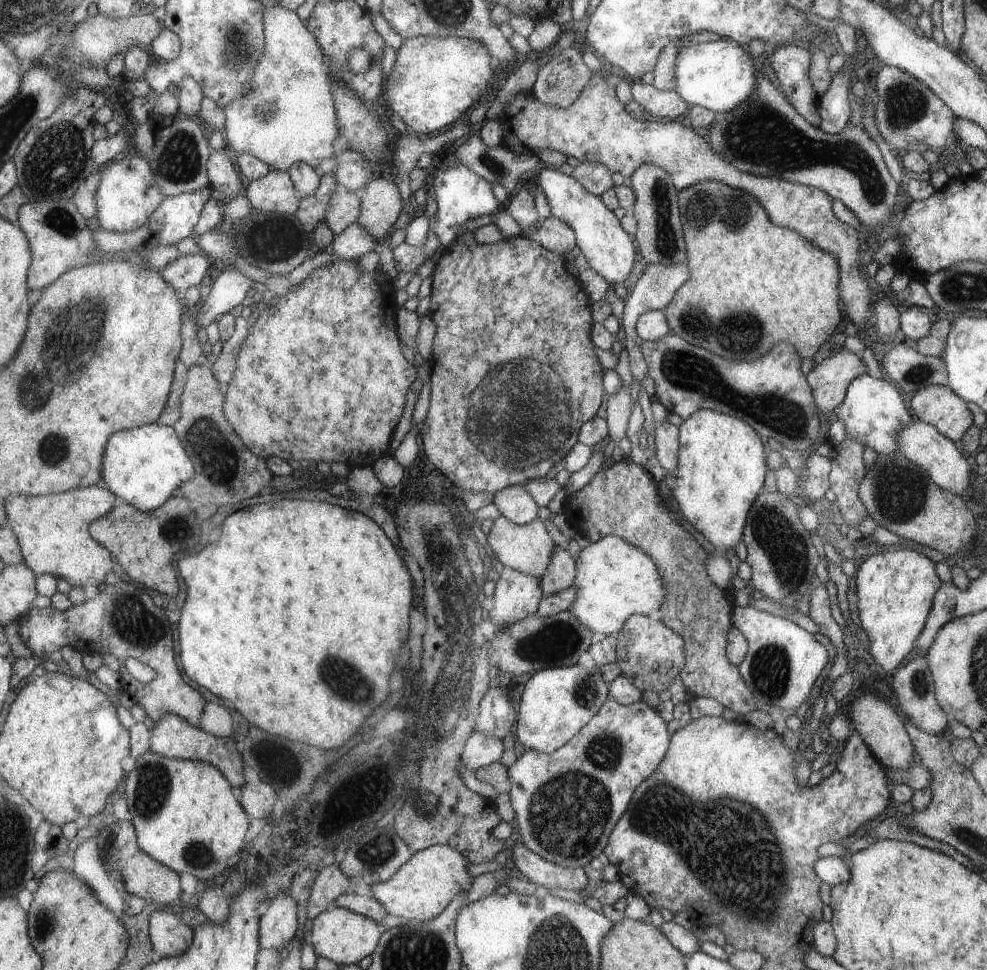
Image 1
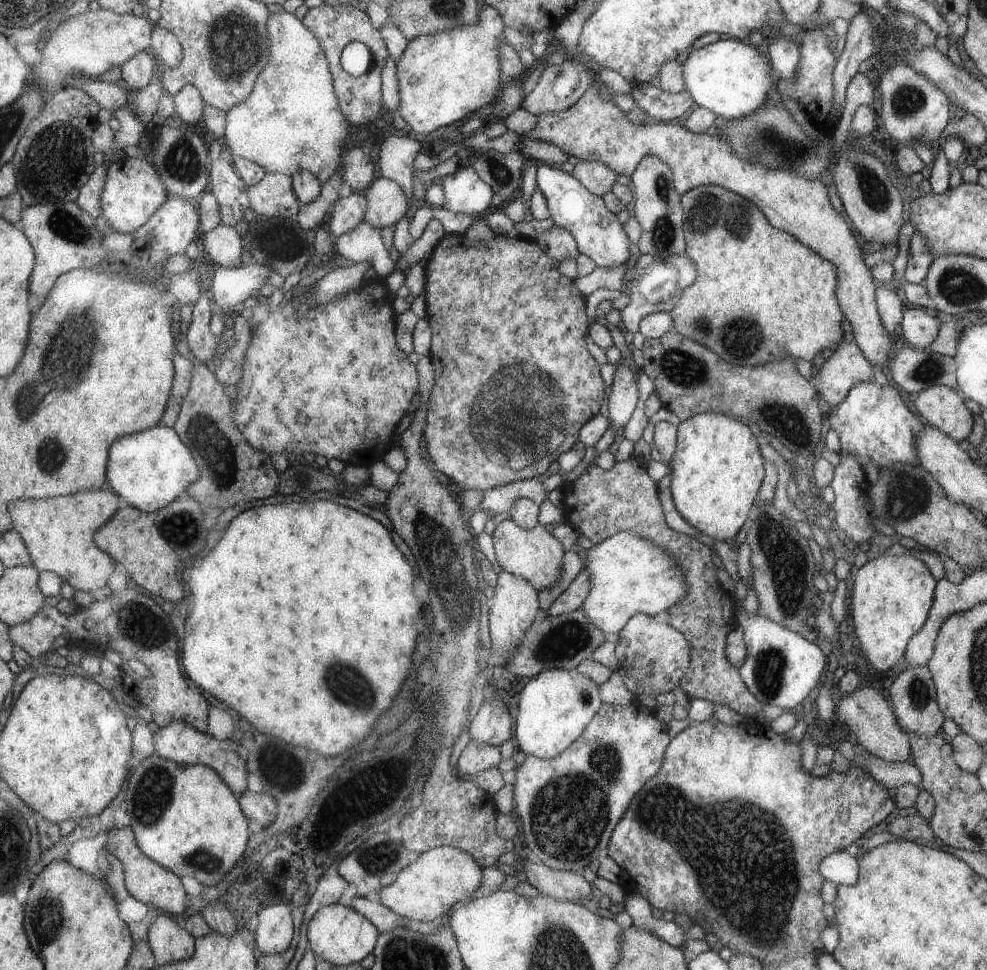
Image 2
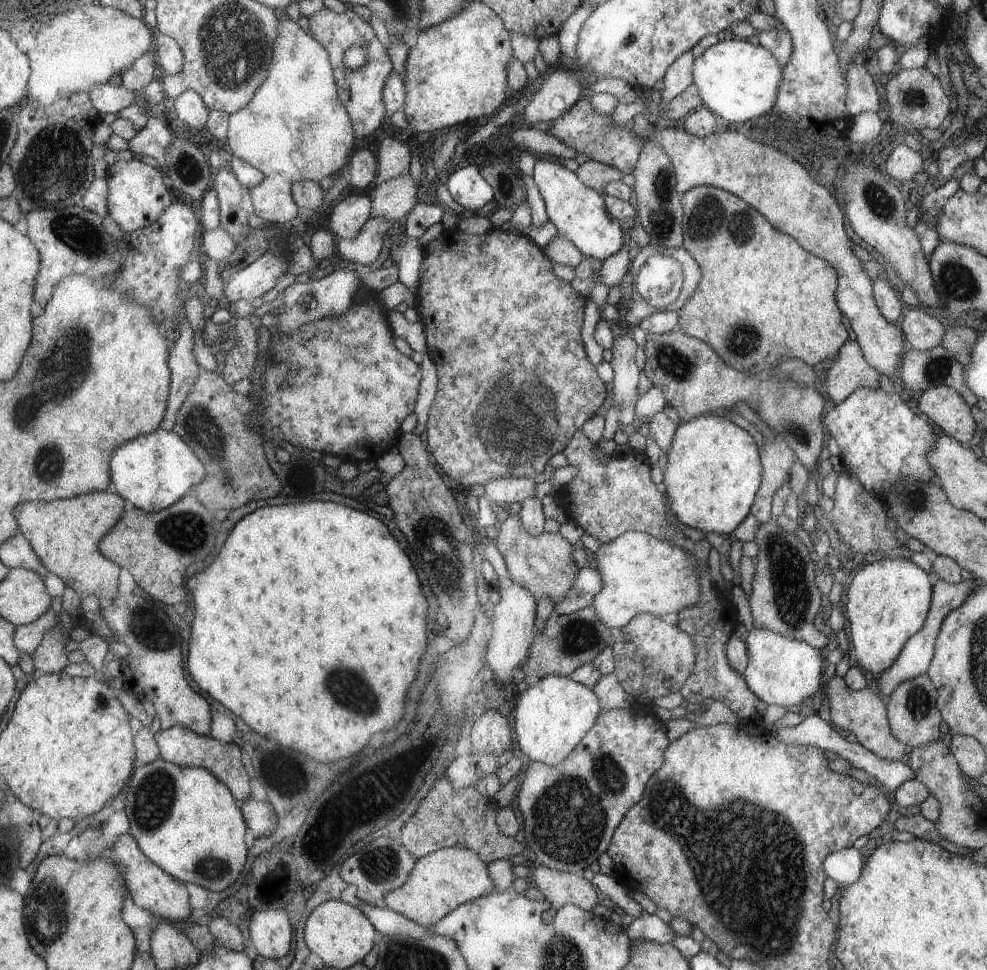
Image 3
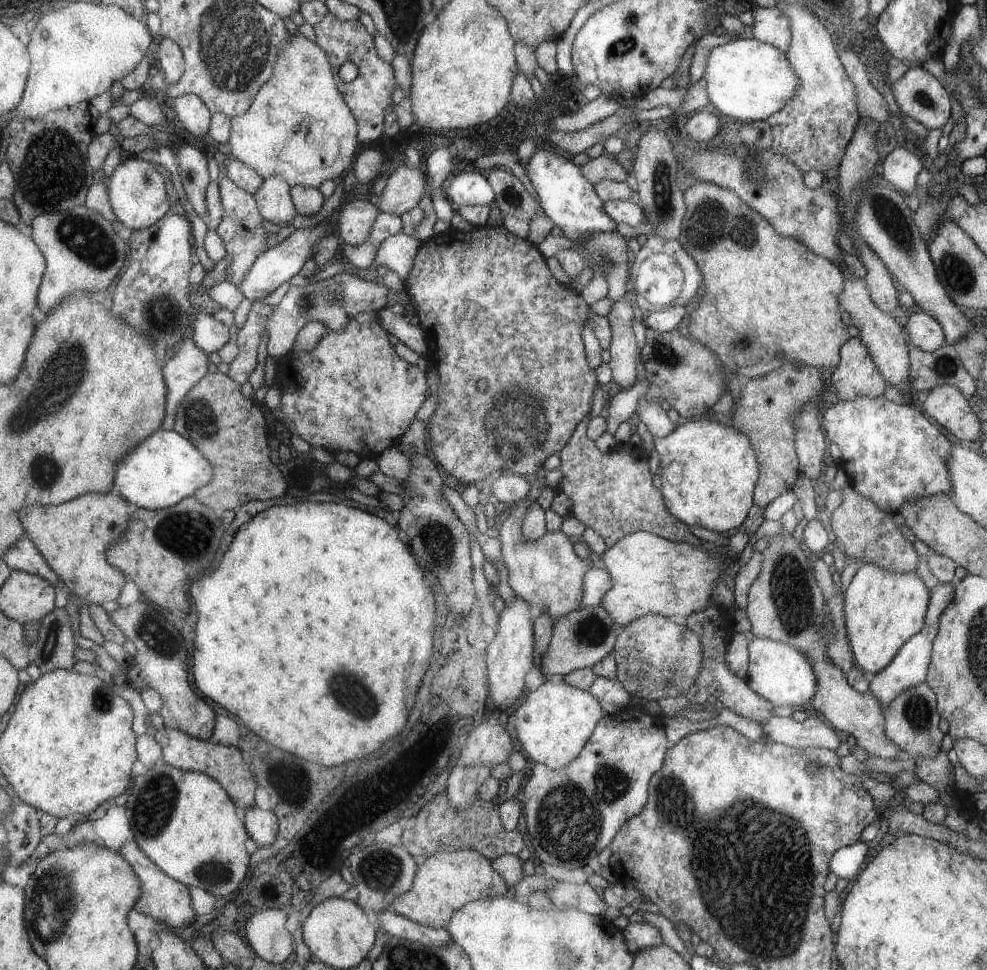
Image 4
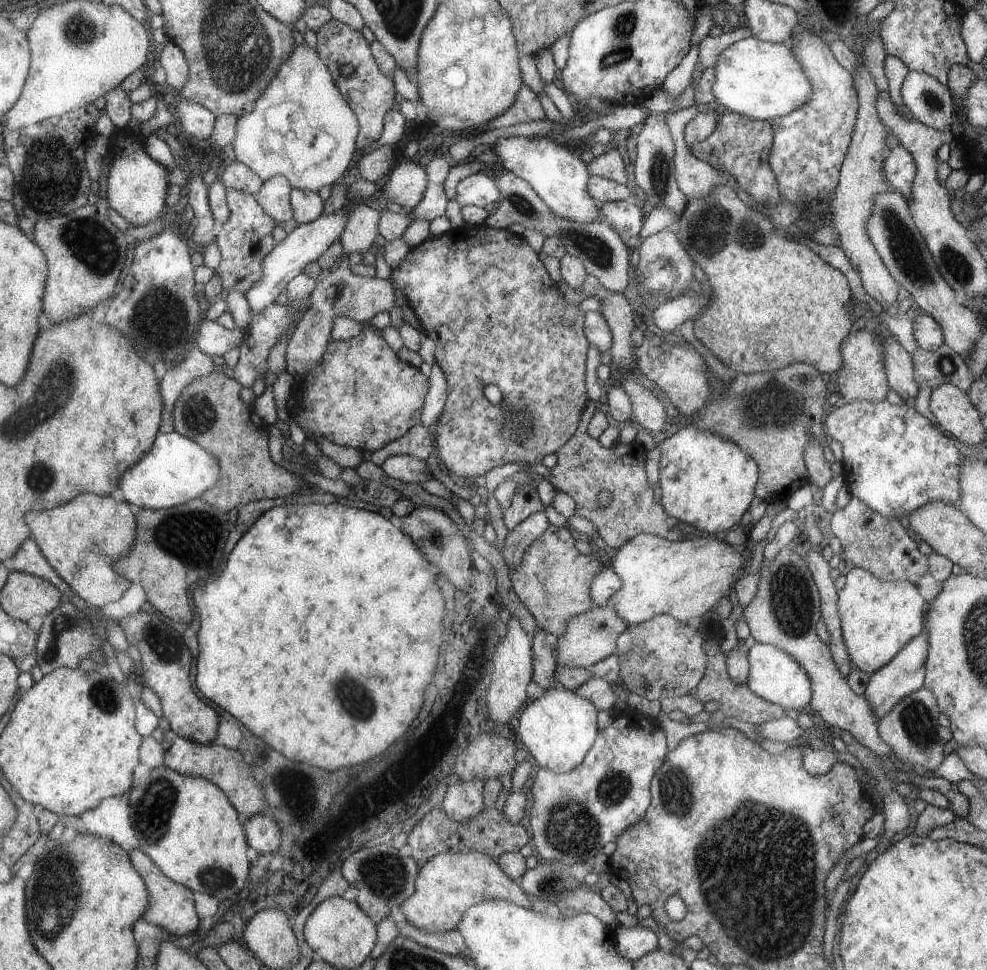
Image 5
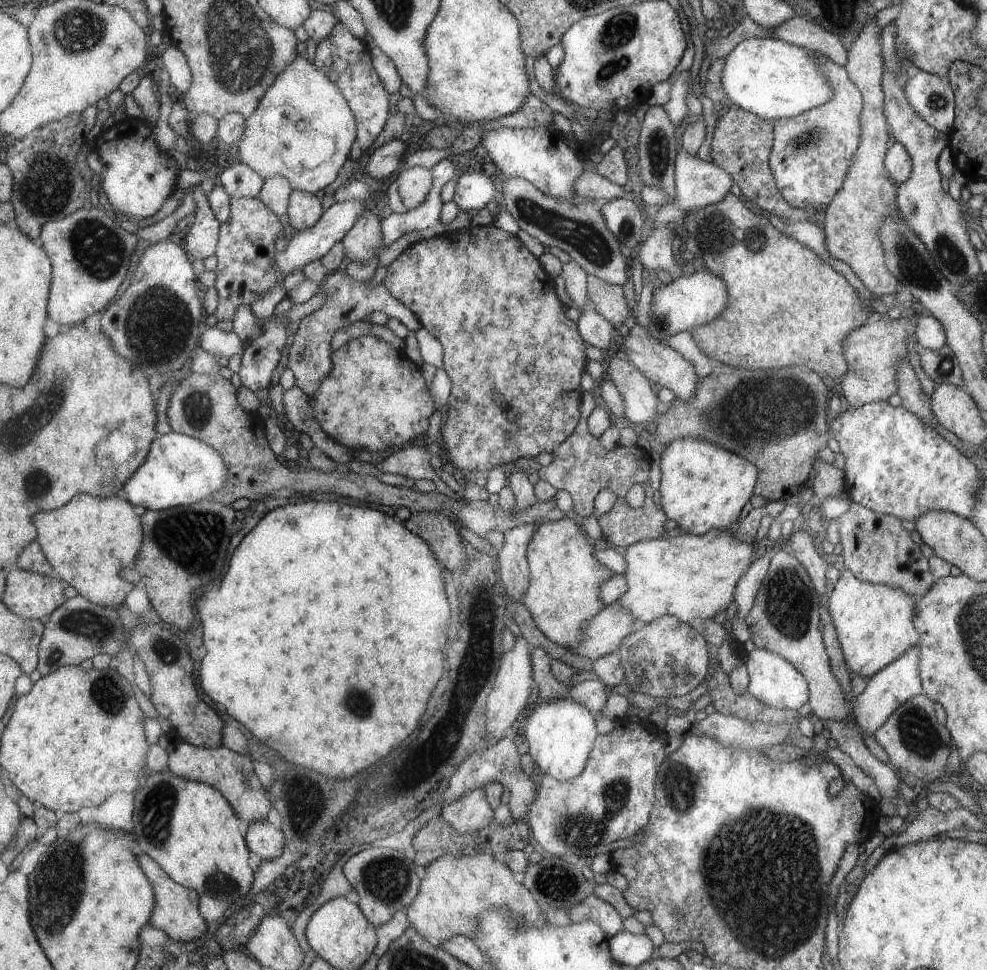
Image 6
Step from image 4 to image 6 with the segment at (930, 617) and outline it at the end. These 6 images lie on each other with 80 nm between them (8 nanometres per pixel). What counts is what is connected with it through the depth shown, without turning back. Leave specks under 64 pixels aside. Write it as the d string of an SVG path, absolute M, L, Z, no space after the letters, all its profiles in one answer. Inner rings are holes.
M915 644L908 648L903 655L898 656L893 662L889 663L887 667L883 667L871 678L868 678L863 692L853 698L855 704L854 718L859 730L865 735L873 737L873 733L901 703L922 692L918 672L919 660L920 648L918 644Z

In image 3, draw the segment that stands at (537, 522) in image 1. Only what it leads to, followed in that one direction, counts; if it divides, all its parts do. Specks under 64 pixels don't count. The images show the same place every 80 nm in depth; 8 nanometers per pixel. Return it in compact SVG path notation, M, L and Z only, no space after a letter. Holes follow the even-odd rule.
M510 510L500 516L500 526L495 538L496 547L501 554L508 577L521 588L528 590L535 600L550 598L554 606L567 594L576 574L577 566L571 559L572 545L558 533L541 533L531 536L520 523L520 516Z

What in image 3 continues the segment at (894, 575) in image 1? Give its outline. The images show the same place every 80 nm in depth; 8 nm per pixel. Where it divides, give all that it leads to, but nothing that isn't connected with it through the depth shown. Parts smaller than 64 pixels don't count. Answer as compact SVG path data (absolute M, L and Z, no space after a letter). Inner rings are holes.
M881 558L862 566L851 578L843 603L857 666L873 674L889 668L901 647L924 626L931 600L927 574L911 561Z

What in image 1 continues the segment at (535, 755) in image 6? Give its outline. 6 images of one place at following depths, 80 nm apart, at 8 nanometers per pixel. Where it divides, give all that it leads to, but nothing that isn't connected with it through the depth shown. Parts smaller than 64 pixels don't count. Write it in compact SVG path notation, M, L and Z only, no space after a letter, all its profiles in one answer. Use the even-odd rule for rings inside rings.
M575 663L566 667L549 667L534 672L524 686L520 697L519 712L516 714L515 734L519 742L525 750L533 749L538 753L550 753L556 748L563 747L603 706L608 698L608 684L604 681L600 668L595 664L587 668Z

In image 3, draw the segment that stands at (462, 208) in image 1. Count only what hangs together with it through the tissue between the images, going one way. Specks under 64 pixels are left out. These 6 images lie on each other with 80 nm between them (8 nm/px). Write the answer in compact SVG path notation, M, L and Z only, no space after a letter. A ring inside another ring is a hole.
M475 165L447 173L441 181L446 185L451 198L467 211L474 211L493 198L493 184L484 179Z

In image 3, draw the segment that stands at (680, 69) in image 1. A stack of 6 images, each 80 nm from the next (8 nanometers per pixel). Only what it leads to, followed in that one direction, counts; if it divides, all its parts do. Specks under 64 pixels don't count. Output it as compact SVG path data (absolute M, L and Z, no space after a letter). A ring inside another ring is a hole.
M726 35L720 42L708 46L701 56L693 58L692 62L692 83L700 94L701 106L707 107L711 112L719 114L733 124L745 122L757 118L762 120L771 106L775 106L775 92L781 88L783 68L778 63L777 56L773 52L760 45L755 40Z

